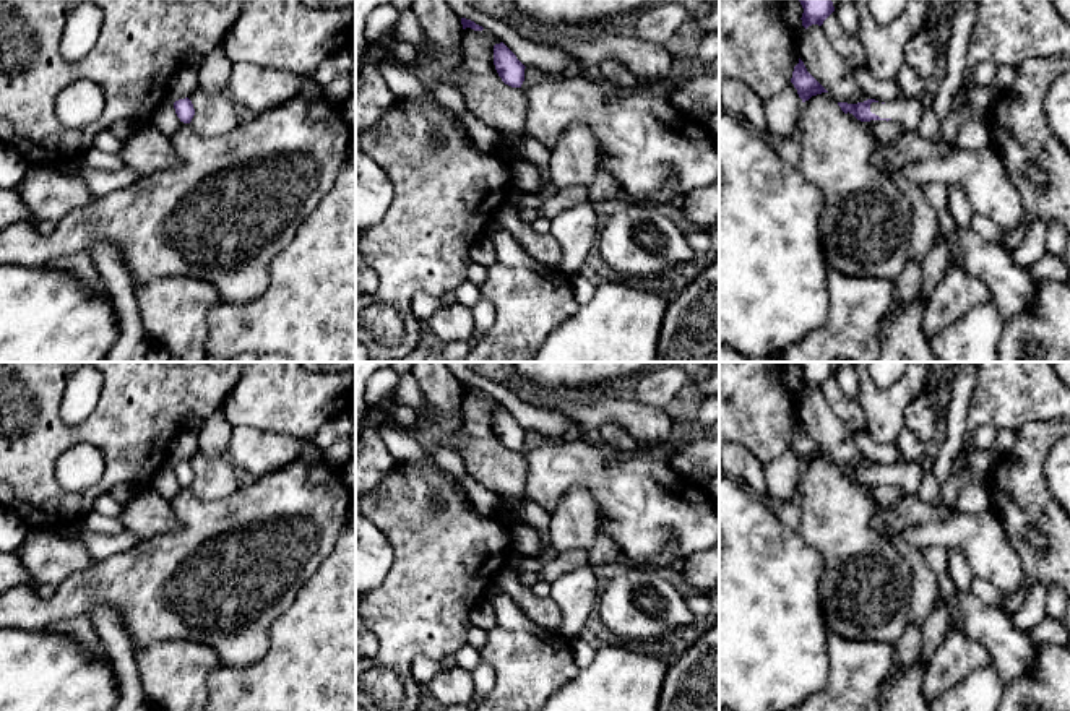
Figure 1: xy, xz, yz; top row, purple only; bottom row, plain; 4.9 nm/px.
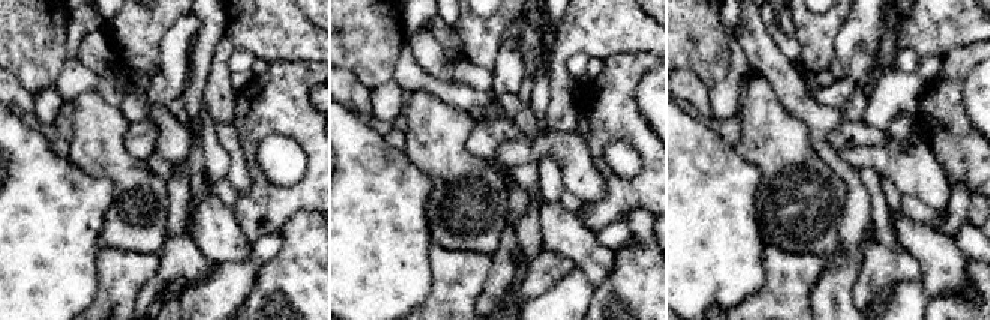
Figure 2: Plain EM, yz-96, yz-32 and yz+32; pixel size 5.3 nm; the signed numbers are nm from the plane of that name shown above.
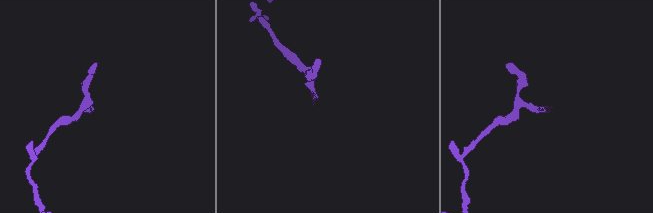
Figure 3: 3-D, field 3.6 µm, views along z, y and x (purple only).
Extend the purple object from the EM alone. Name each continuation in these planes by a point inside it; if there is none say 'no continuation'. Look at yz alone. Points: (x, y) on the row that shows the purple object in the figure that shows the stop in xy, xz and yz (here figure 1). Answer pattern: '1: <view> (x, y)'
1: yz (905, 111)

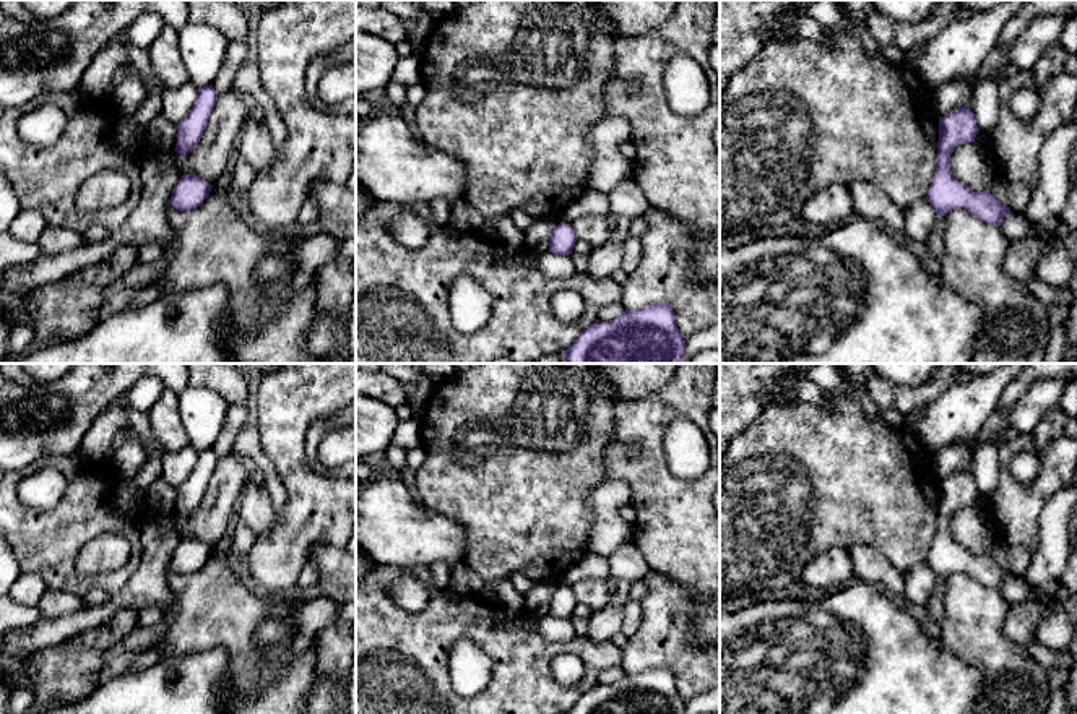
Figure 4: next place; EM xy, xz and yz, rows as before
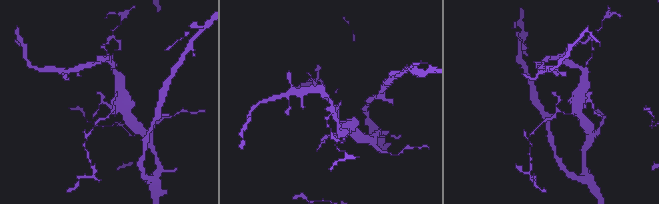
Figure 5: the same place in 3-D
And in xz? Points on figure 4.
no continuation

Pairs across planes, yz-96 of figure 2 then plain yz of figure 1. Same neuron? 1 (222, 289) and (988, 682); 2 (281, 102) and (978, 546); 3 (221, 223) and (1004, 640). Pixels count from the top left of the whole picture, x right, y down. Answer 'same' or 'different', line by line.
1: same
2: different
3: same

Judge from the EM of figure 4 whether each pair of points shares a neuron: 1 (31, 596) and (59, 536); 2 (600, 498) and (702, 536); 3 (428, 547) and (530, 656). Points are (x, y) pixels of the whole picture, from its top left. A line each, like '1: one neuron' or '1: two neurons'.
1: two neurons
2: two neurons
3: two neurons

